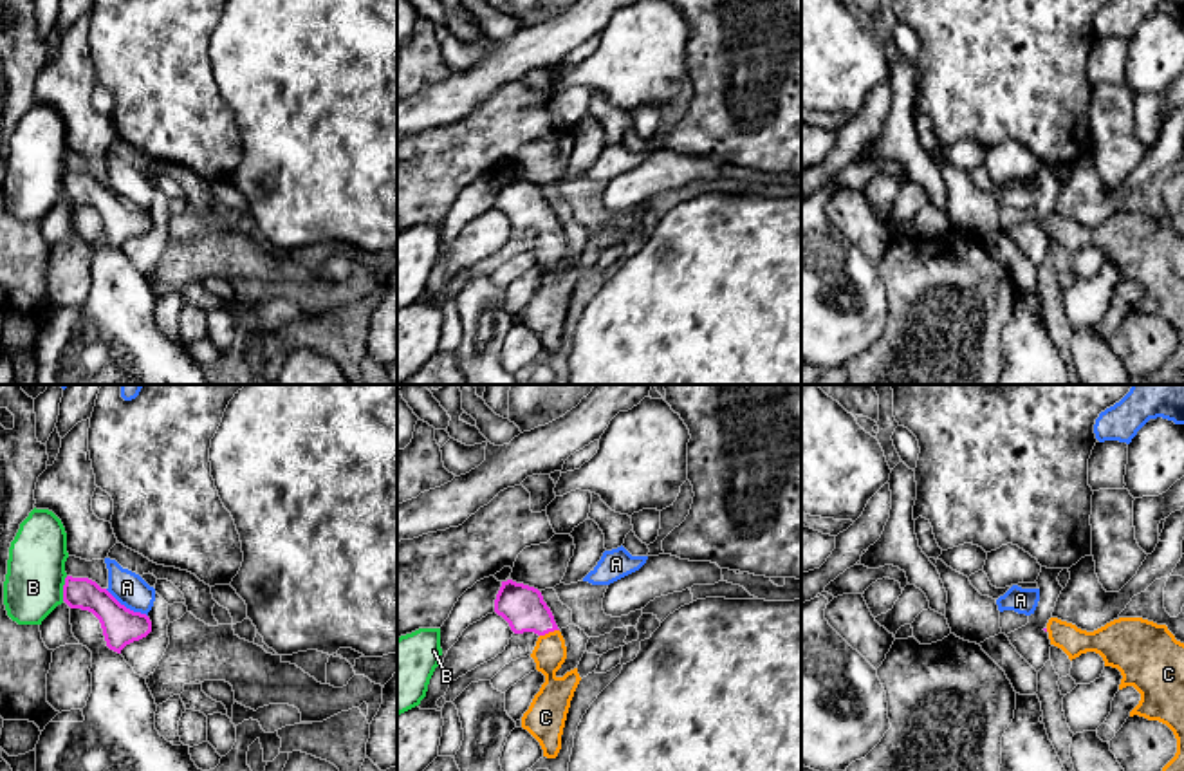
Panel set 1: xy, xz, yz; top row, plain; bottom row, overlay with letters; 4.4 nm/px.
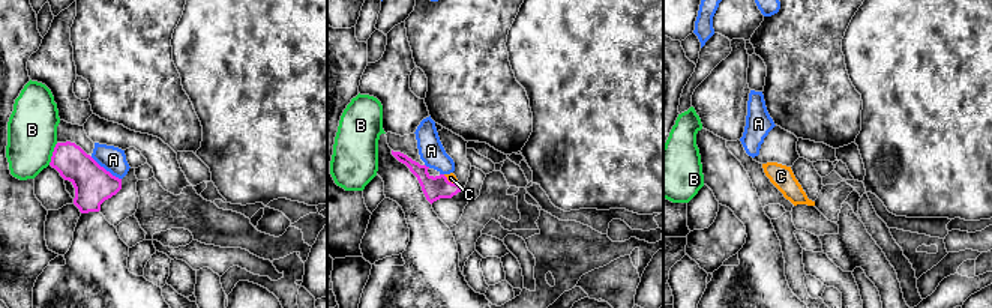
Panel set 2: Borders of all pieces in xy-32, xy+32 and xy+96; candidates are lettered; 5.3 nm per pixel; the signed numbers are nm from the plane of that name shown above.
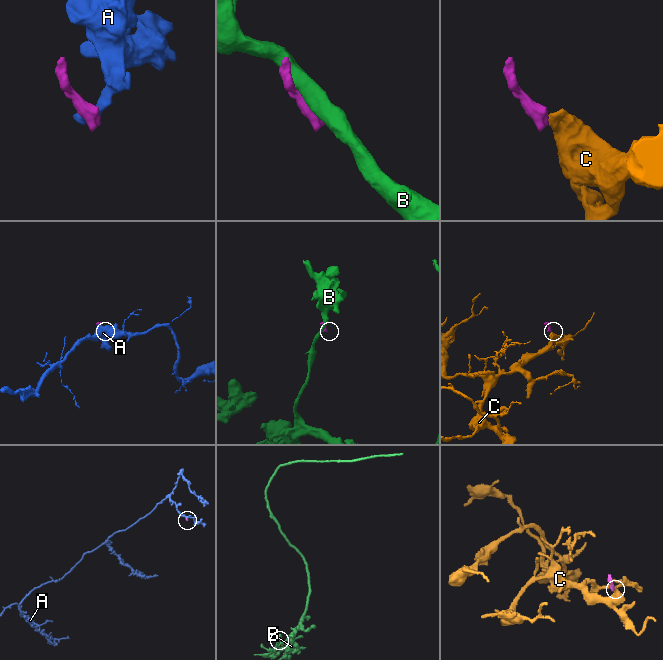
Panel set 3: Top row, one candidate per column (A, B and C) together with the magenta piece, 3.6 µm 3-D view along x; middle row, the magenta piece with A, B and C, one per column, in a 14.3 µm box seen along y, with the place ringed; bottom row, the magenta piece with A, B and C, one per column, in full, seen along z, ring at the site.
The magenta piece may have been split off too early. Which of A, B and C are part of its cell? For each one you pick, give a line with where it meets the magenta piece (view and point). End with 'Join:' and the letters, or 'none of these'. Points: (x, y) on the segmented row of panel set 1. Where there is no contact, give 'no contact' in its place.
C: meets magenta in xz at (549, 631)
Join: C

